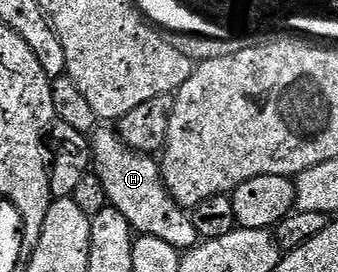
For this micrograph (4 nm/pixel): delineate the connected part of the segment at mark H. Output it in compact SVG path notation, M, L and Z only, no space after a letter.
M102 125L93 132L90 139L92 171L103 183L106 202L115 207L130 222L131 228L138 235L160 237L160 241L168 241L180 253L191 251L197 247L200 238L196 225L191 219L191 212L180 206L170 196L166 182L162 179L159 160L154 155L145 155L122 140L117 130Z

